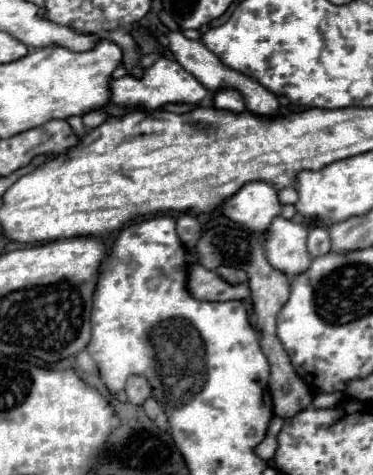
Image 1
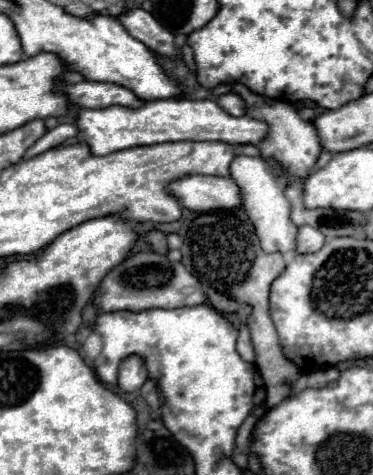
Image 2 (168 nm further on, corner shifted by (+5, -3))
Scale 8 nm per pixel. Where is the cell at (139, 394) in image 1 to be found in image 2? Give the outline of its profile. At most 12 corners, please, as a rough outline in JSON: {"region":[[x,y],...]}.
{"region":[[128,356],[118,374],[122,392],[136,392],[148,380],[144,362]]}

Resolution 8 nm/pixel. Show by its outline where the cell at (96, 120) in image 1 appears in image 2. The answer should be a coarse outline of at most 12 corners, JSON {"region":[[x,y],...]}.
{"region":[[74,124],[52,128],[26,152],[30,160],[80,134]]}

